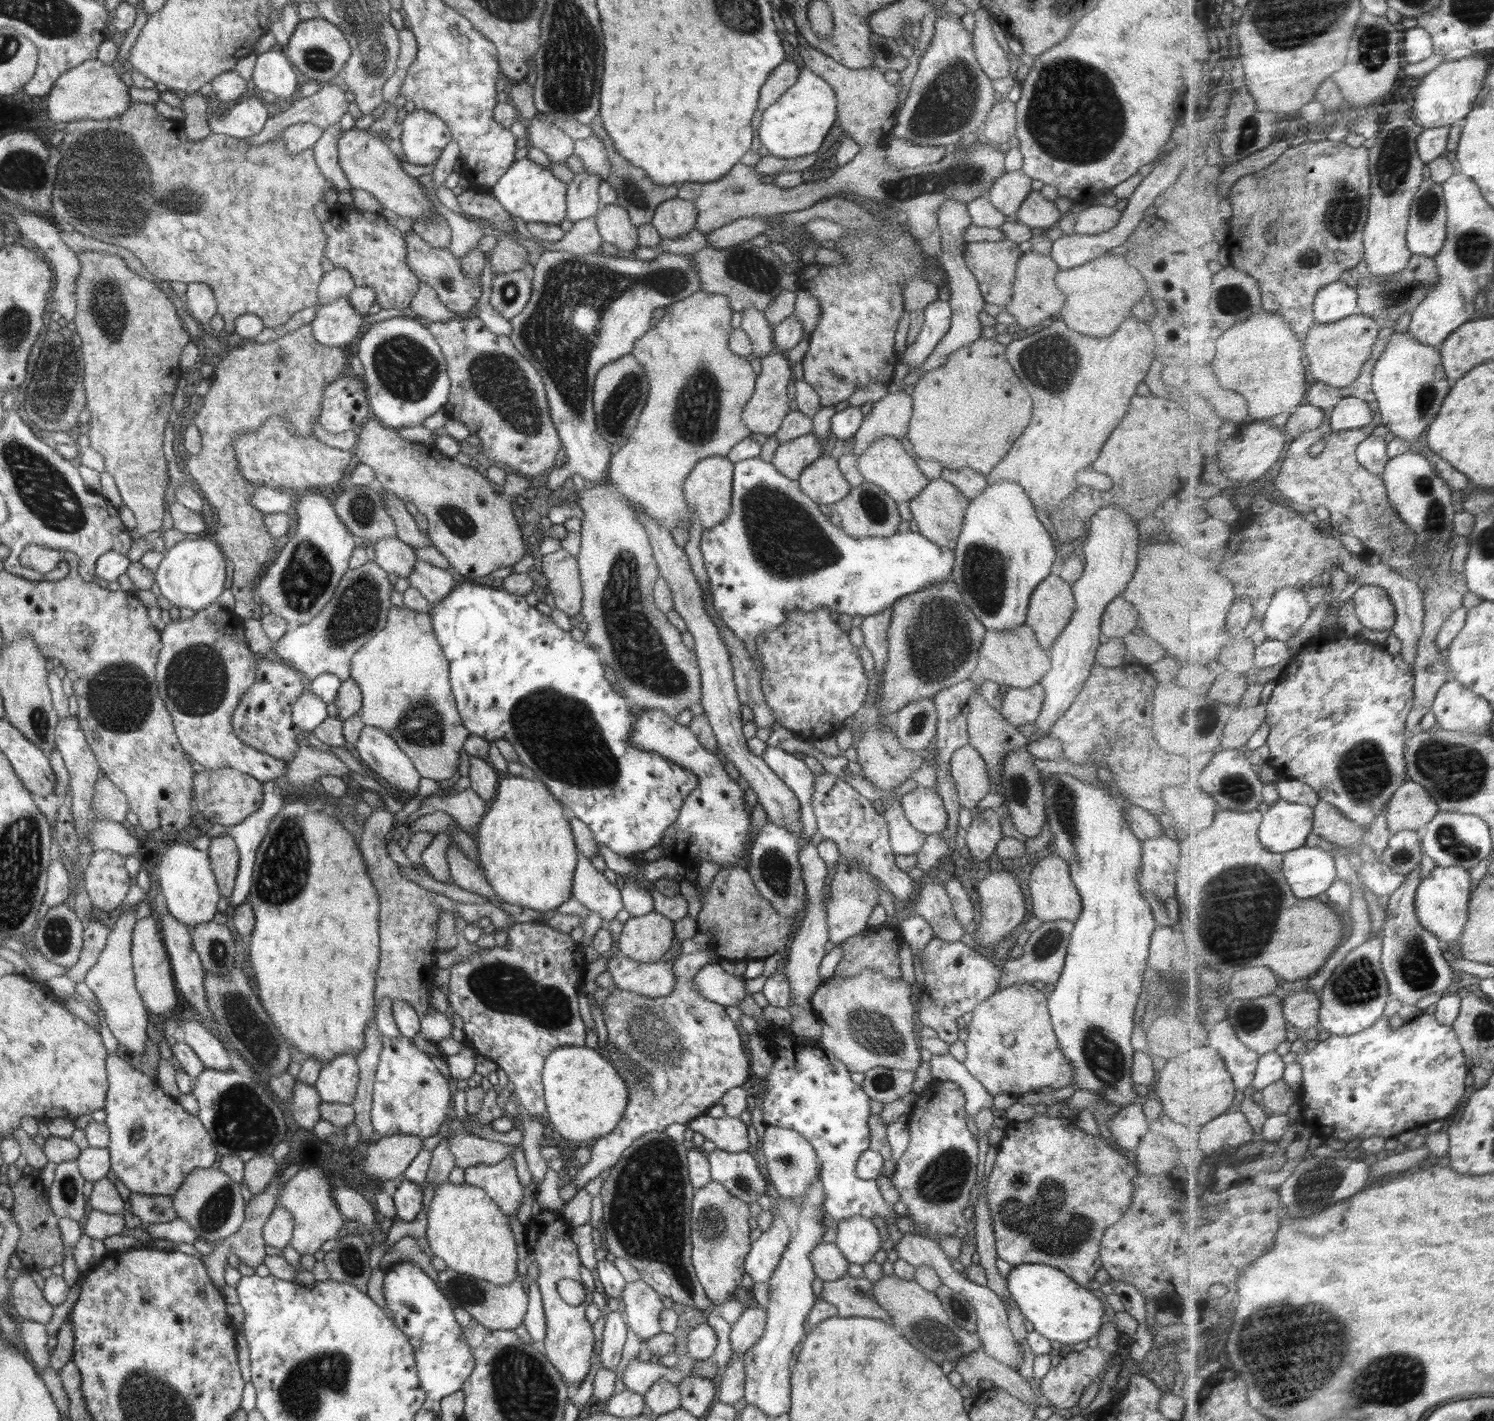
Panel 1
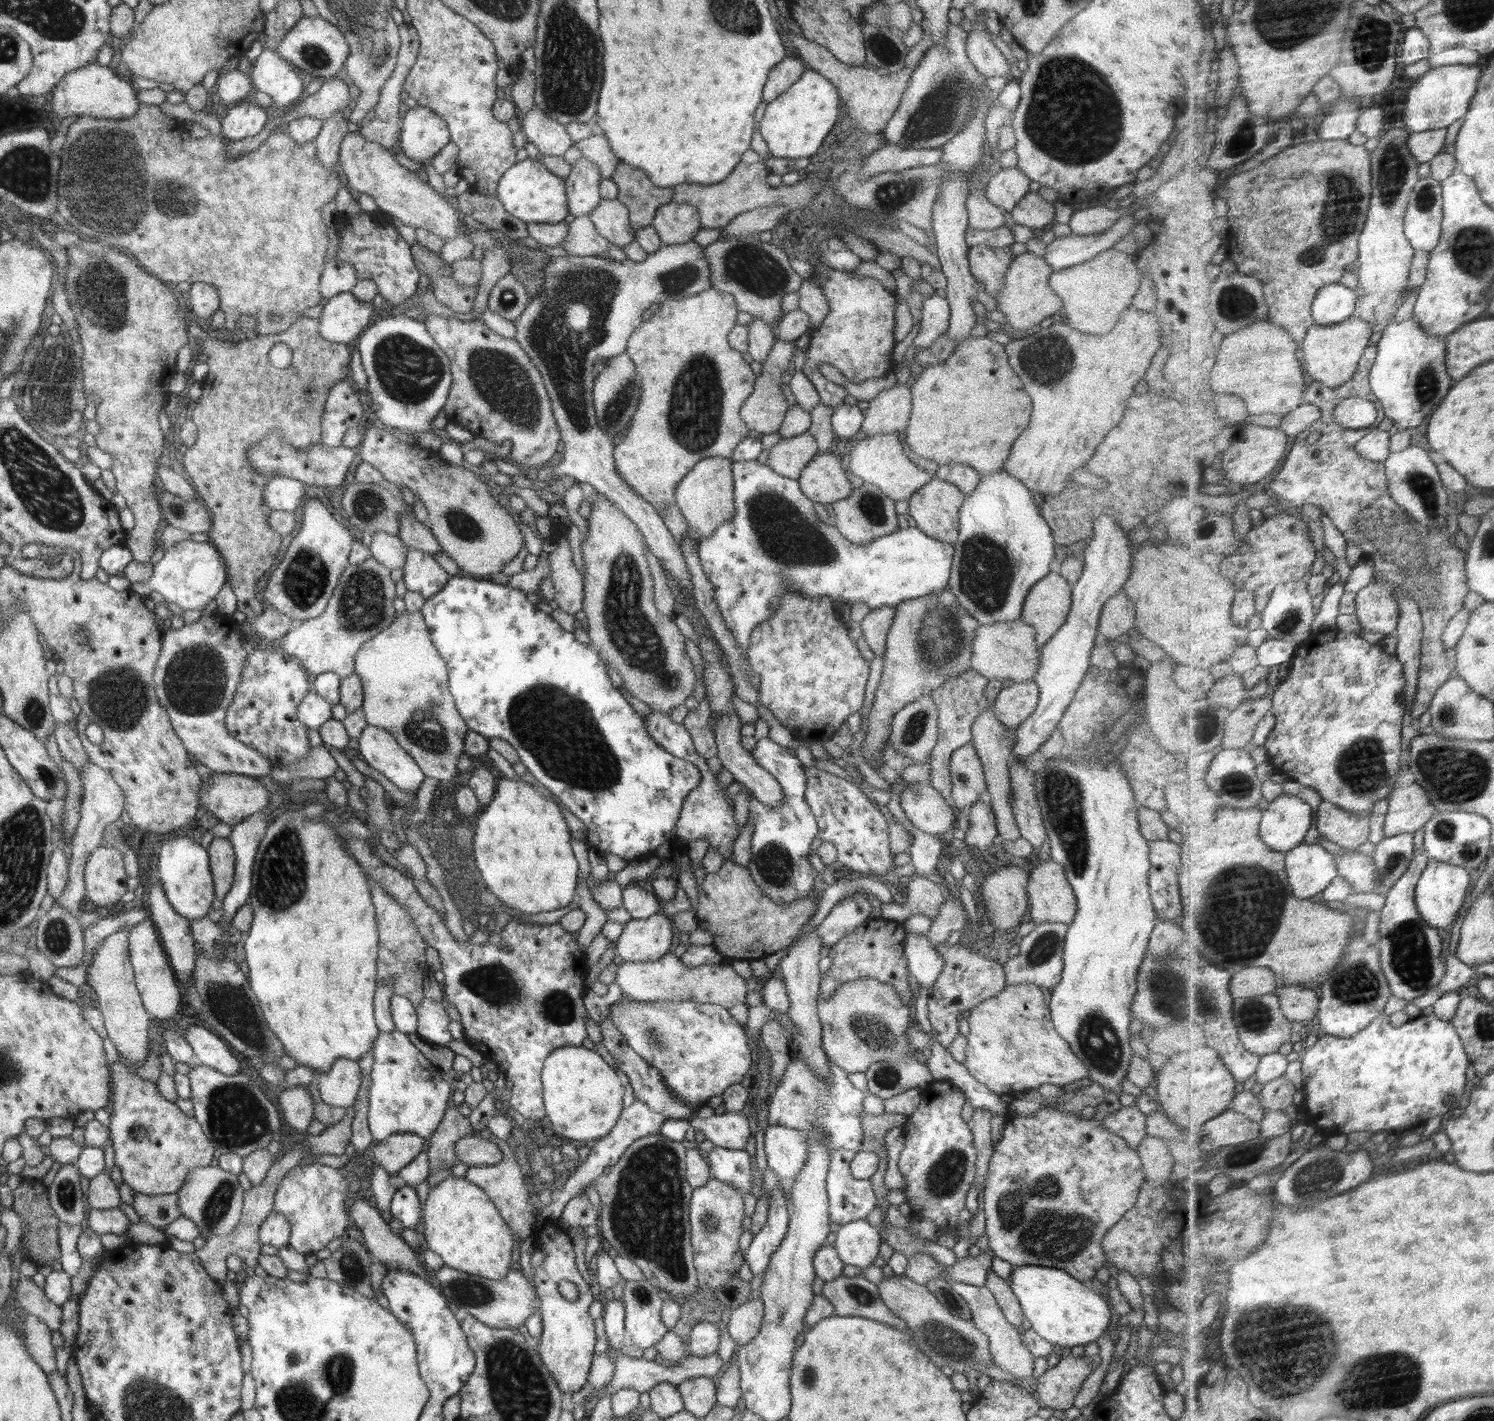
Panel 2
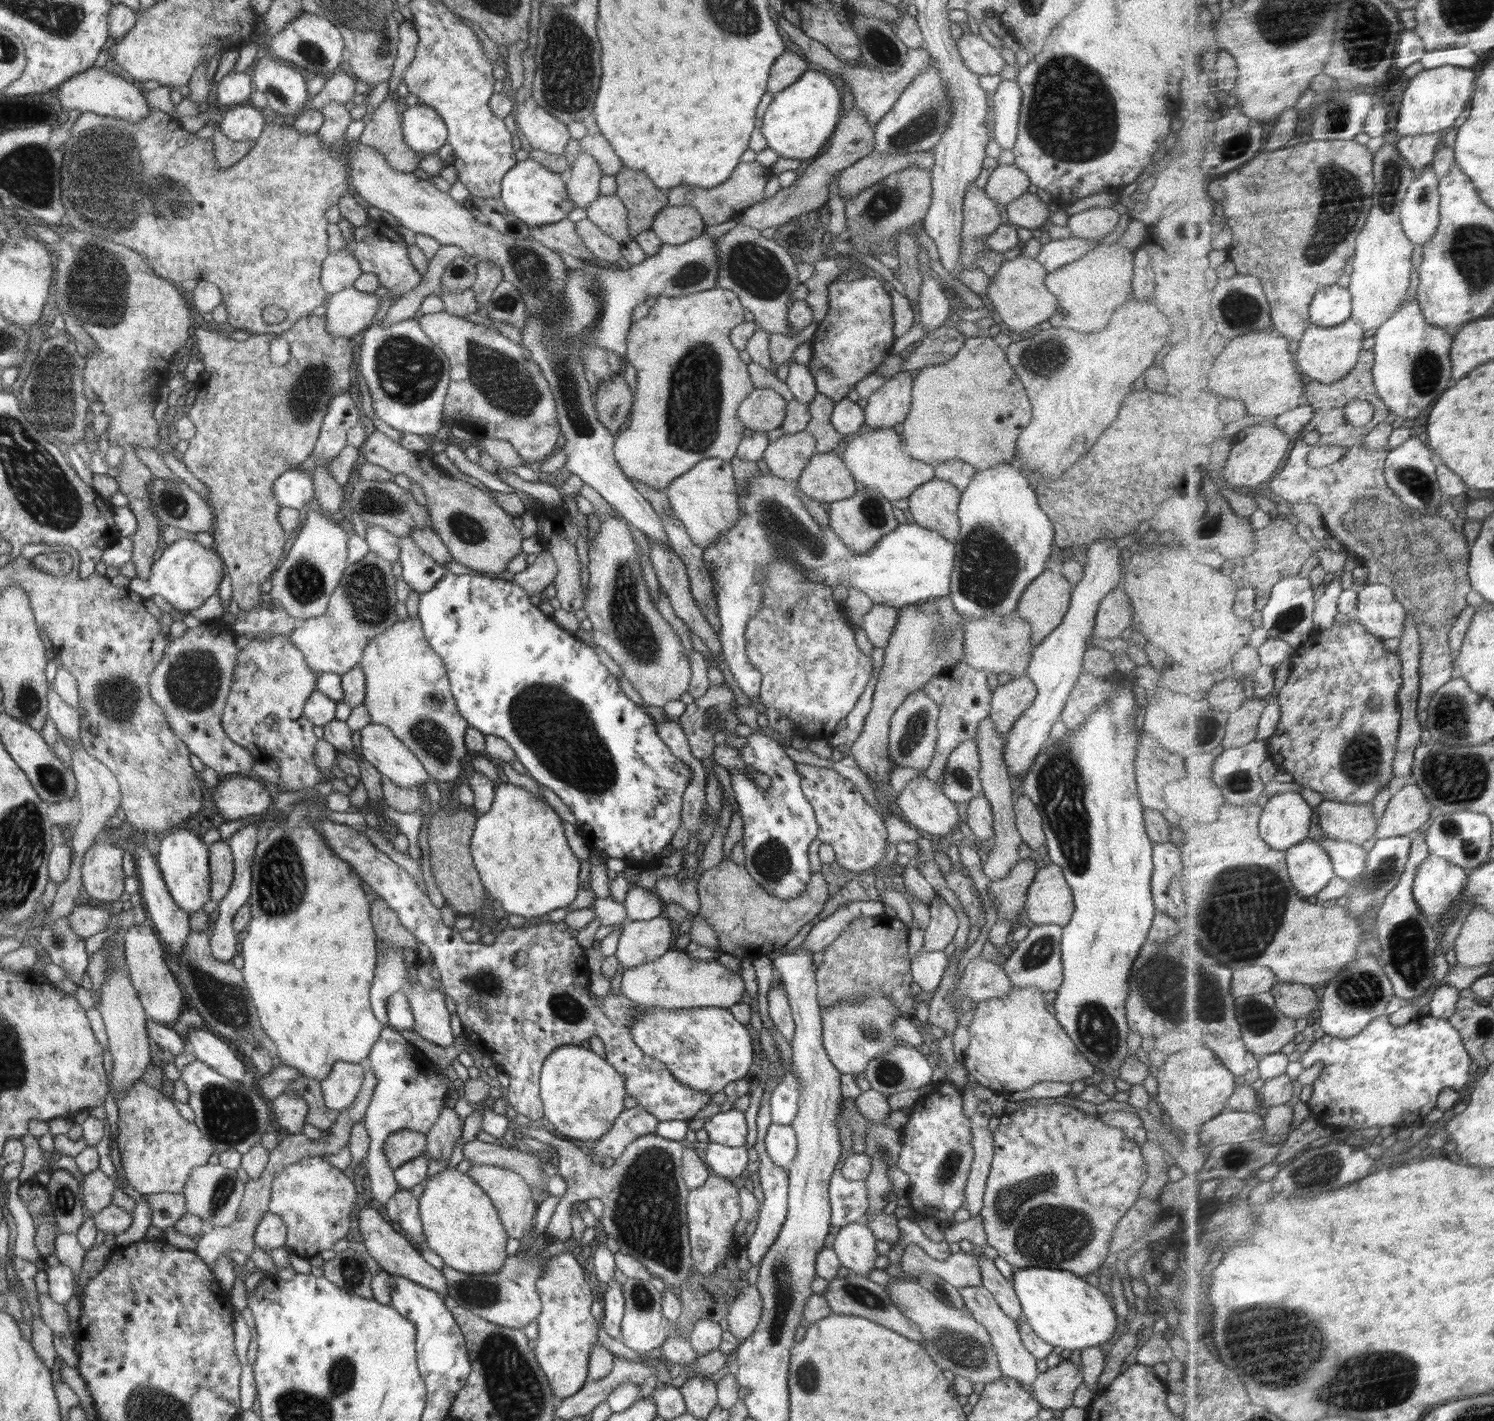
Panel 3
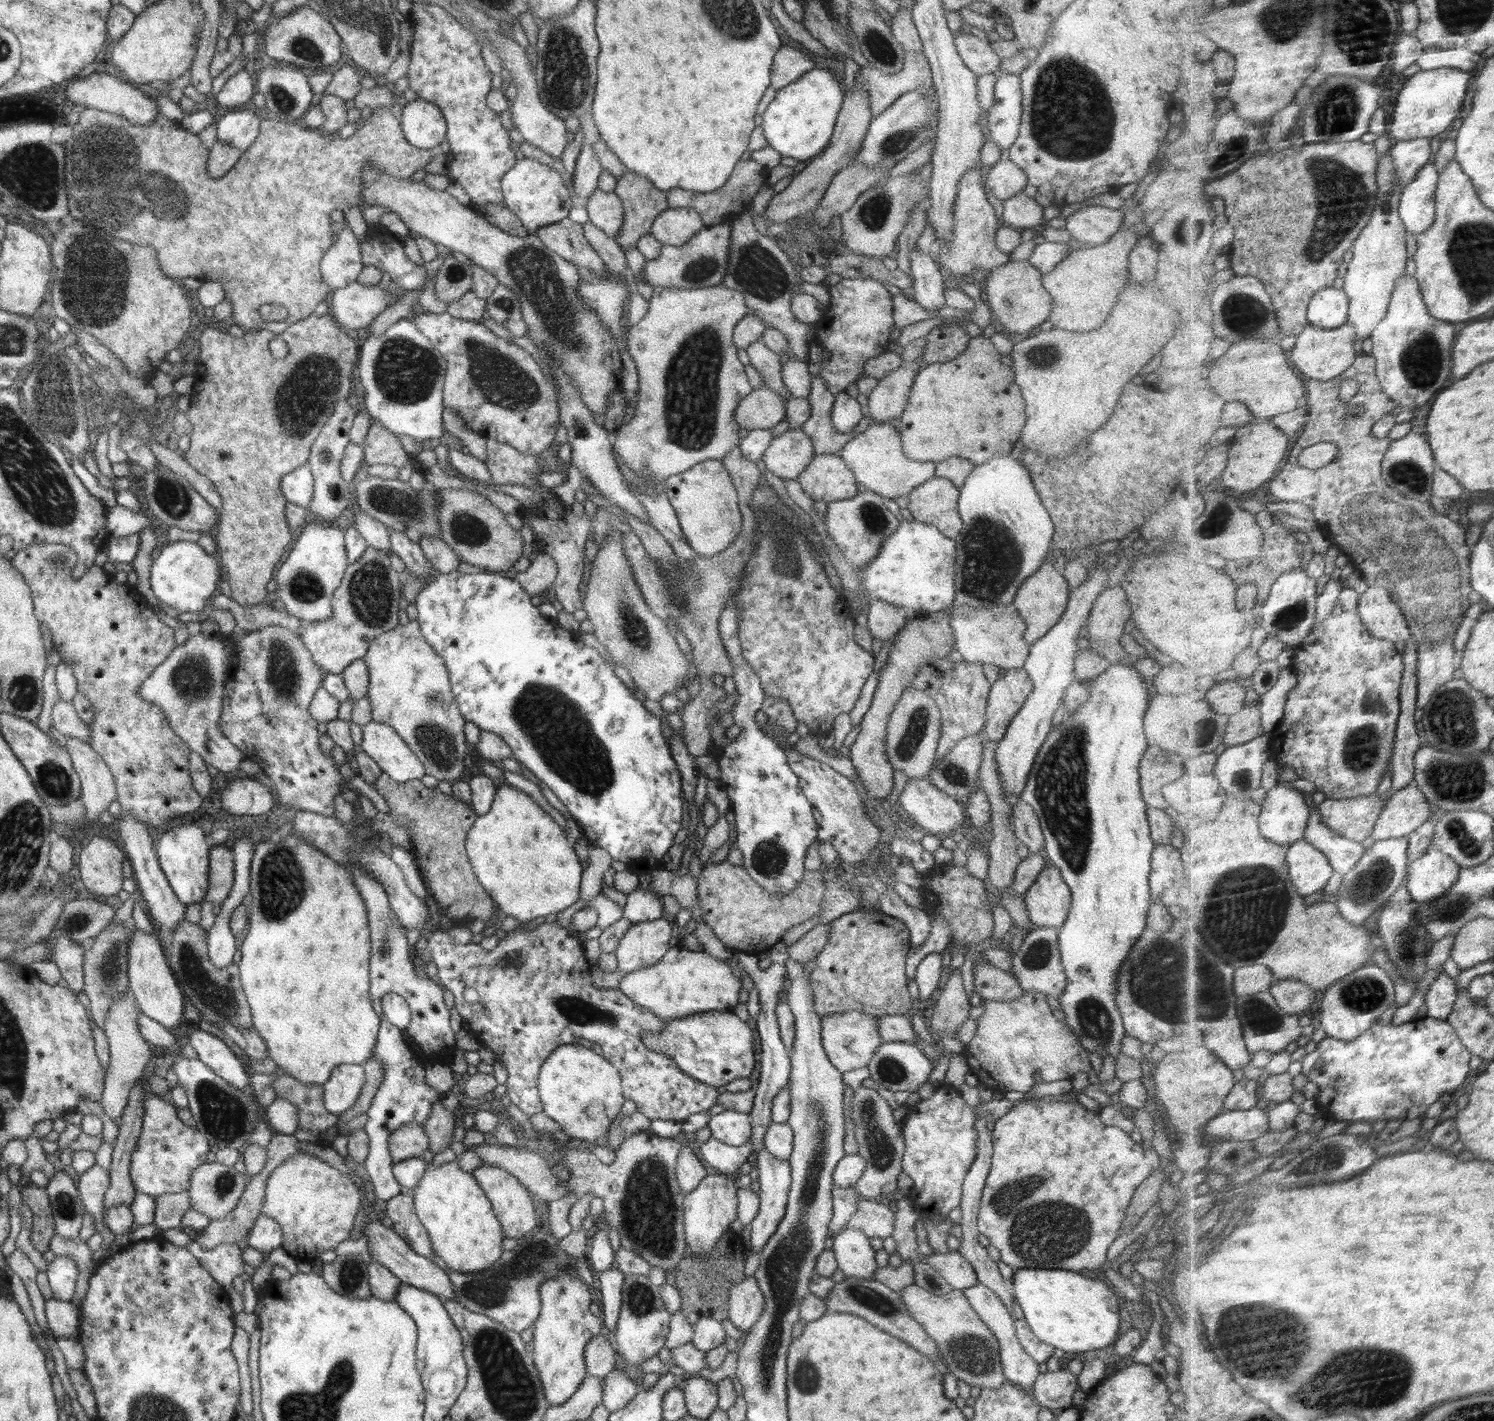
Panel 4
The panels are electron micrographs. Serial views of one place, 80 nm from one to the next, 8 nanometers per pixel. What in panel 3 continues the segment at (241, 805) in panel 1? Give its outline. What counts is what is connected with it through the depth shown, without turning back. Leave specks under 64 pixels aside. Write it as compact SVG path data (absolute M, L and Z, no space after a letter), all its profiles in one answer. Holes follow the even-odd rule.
M247 776L224 778L212 800L226 821L264 814L272 801L268 789Z

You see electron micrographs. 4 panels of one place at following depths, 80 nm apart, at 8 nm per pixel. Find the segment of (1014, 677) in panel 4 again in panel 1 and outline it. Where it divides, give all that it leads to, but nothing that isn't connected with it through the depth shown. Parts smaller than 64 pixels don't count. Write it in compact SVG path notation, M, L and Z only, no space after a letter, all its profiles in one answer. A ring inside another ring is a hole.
M1040 683L1028 688L1010 687L1004 693L999 711L1010 724L1017 728L1020 724L1035 722L1039 717L1044 697L1045 690Z

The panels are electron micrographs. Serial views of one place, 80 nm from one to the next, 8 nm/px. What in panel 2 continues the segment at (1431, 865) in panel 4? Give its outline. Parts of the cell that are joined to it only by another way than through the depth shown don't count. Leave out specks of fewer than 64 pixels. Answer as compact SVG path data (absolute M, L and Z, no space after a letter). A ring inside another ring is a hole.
M1431 859L1428 869L1422 875L1417 887L1419 911L1430 926L1446 937L1460 918L1460 910L1464 908L1464 900L1466 900L1466 896L1474 885L1474 874L1466 867Z

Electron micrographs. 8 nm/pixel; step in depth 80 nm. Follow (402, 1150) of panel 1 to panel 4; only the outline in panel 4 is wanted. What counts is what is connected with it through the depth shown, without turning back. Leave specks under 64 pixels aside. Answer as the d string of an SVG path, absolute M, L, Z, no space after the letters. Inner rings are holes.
M417 1122L405 1124L390 1136L389 1151L393 1162L421 1157L429 1150L430 1140Z

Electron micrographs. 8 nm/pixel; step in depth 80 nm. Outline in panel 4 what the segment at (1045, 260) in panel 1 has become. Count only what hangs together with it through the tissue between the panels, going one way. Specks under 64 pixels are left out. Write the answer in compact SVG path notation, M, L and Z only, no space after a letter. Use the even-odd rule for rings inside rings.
M1008 261L1002 266L990 270L984 298L993 314L994 327L1009 335L1030 332L1049 320L1053 298L1044 288L1041 272L1029 261Z

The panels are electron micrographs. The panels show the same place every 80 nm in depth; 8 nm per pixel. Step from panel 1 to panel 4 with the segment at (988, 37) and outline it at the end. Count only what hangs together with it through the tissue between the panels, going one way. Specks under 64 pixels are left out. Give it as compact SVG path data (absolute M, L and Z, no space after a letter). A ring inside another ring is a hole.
M962 32L953 34L954 45L964 64L977 76L986 73L999 73L1001 58L990 47L987 40L980 40L972 34Z

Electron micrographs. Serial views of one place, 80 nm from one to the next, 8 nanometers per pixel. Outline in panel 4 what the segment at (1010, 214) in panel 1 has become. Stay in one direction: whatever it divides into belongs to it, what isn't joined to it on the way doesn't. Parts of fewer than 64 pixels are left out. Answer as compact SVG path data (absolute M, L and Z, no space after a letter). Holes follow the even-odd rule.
M1000 159L988 172L984 185L986 191L998 200L1008 200L1026 188L1026 174L1010 159Z

